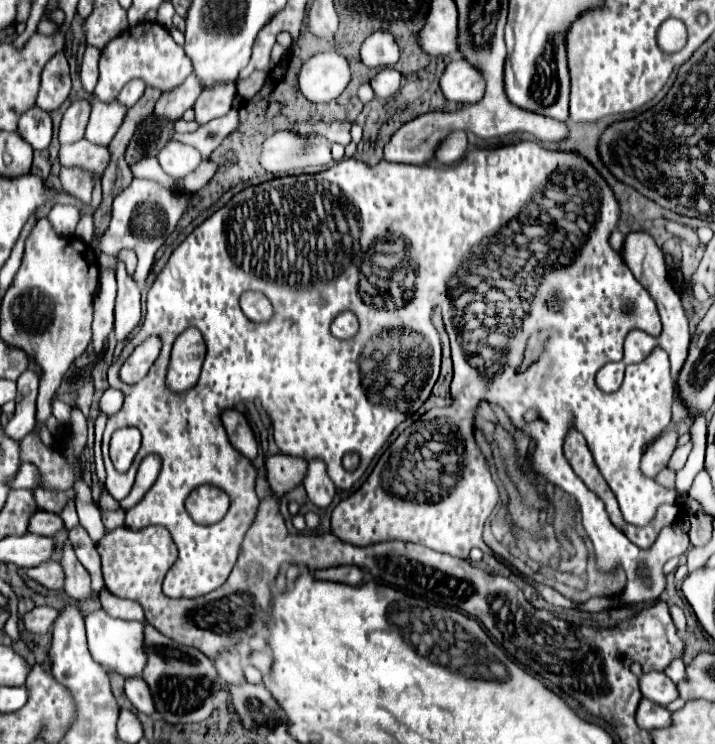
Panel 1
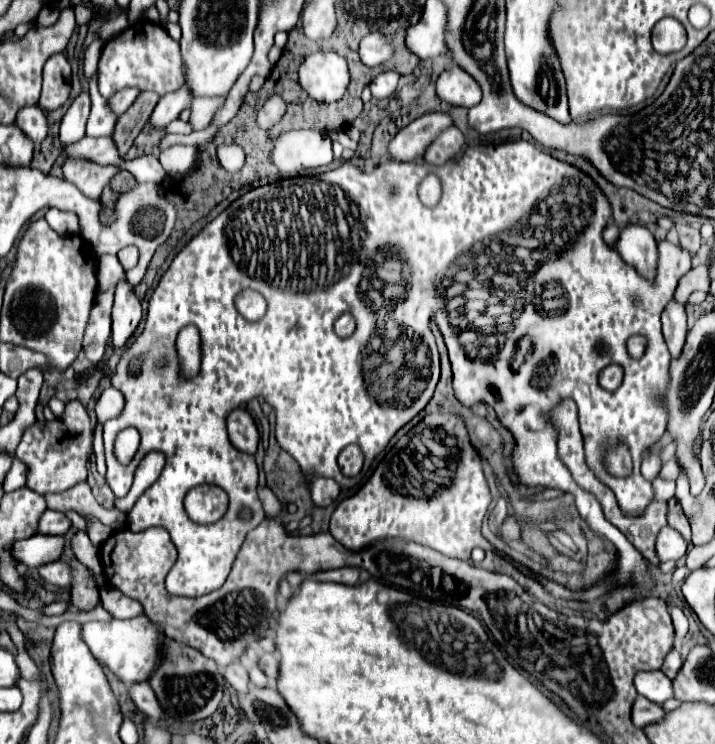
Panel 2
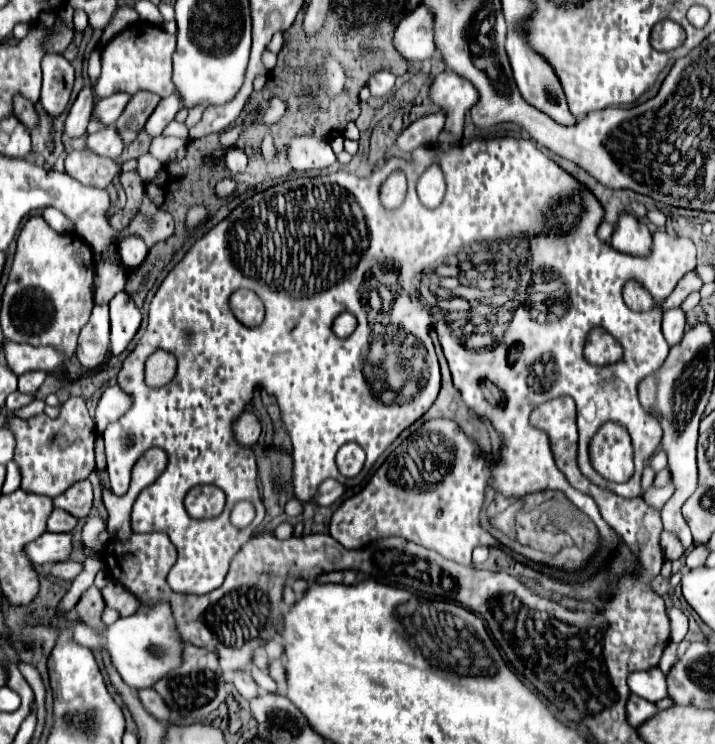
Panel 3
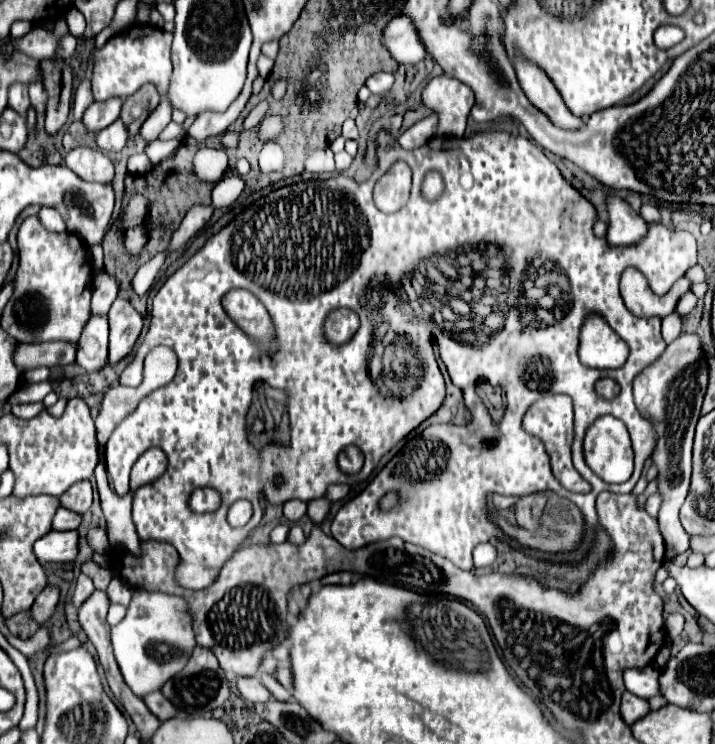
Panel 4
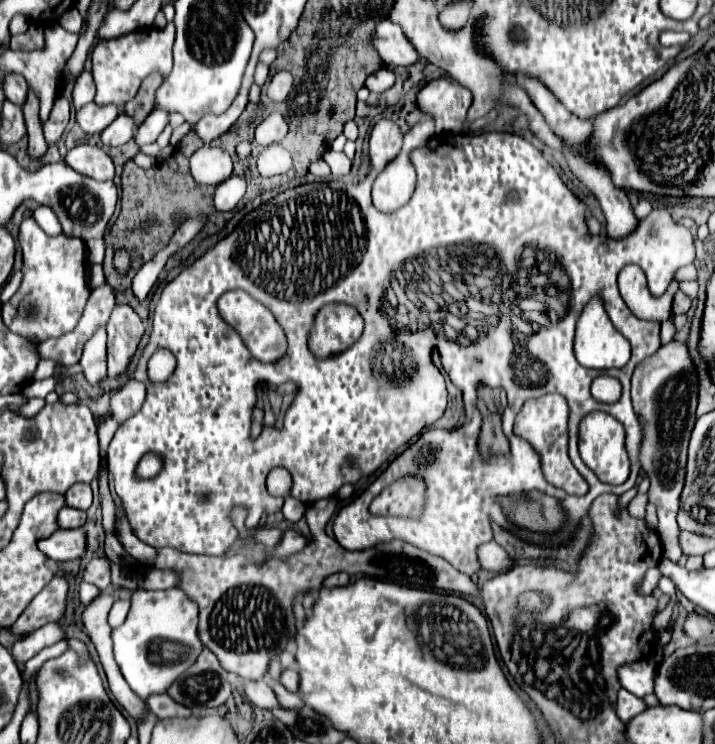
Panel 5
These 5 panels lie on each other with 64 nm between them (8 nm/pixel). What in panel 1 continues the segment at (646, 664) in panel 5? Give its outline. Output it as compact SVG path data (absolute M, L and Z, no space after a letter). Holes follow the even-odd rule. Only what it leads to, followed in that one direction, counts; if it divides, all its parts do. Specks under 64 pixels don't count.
M664 672L640 674L640 692L644 698L648 698L660 706L666 706L678 698L676 684Z

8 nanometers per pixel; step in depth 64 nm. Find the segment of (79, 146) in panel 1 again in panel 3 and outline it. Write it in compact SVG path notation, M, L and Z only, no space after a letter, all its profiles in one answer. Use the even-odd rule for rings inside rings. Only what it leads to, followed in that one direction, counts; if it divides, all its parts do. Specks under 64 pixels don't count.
M106 126L102 128L100 132L94 132L88 136L88 142L86 146L96 152L98 156L104 156L104 158L112 158L116 160L124 148L122 140L120 140L120 134L116 132L116 126Z

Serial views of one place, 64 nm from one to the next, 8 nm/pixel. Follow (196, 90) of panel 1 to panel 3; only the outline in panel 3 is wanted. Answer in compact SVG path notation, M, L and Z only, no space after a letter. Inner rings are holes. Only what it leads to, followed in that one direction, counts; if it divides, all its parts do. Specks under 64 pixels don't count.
M176 94L168 96L168 98L162 98L160 104L156 106L156 110L152 112L152 116L148 118L146 126L144 126L148 136L152 136L152 138L160 136L162 130L174 120L174 116L180 110L180 106L182 106L182 102L180 102L180 98Z

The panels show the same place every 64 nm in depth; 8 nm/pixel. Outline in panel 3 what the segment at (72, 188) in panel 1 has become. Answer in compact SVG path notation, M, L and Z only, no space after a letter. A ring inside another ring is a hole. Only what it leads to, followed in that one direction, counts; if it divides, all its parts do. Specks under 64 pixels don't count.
M88 148L72 150L66 158L66 172L86 186L108 188L108 184L116 176L116 172L134 172L135 169L136 159L131 159L121 166L114 160L104 160L102 156L88 152Z

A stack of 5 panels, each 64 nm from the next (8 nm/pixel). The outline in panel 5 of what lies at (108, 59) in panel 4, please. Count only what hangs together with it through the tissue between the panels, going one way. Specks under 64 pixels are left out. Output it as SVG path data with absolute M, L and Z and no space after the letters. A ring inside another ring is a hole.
M168 22L166 28L144 28L136 30L132 34L112 38L112 40L100 40L92 52L92 74L96 80L96 96L94 102L100 106L116 104L122 108L128 100L132 100L142 84L142 80L152 72L162 72L164 76L172 70L172 46L174 46L174 24Z

